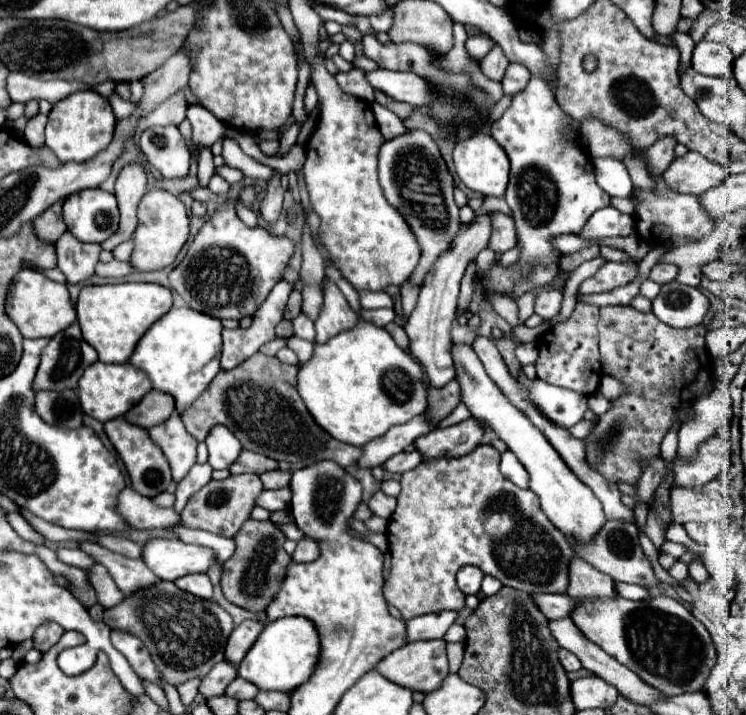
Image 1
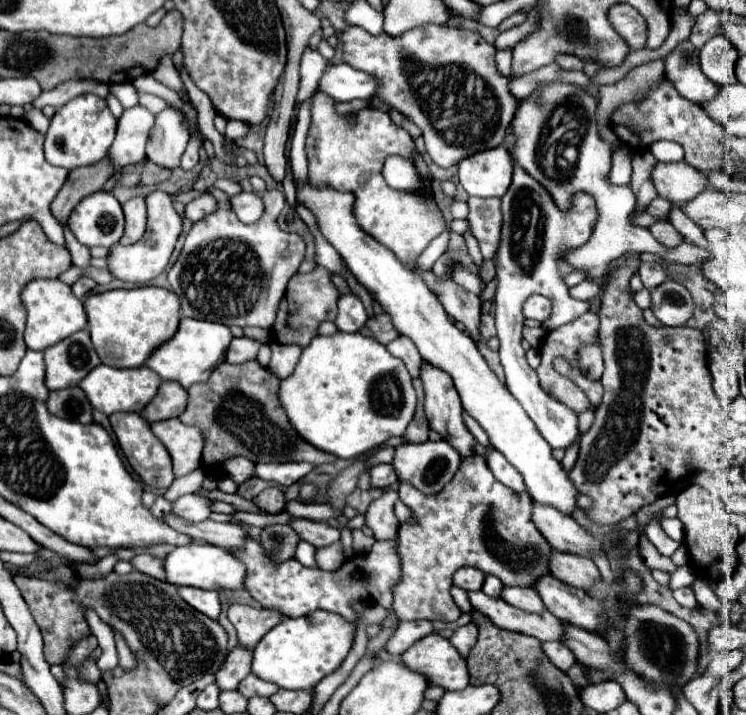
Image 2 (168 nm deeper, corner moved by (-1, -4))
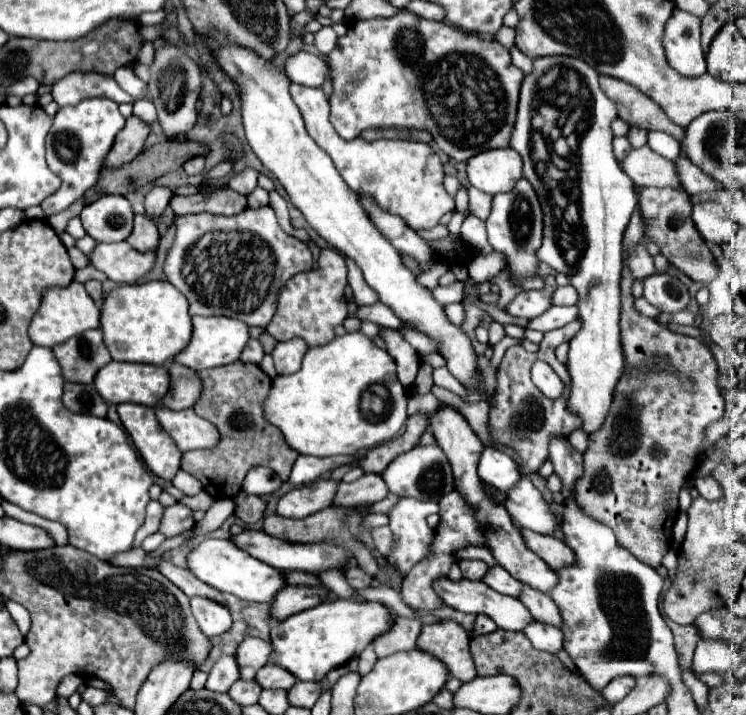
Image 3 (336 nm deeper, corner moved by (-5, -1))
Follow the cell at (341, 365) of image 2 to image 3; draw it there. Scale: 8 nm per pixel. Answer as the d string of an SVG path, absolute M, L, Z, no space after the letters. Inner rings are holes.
M363 332L335 336L323 346L309 348L301 370L291 376L273 378L269 398L265 400L265 416L269 422L281 428L289 446L305 456L357 456L391 440L407 420L409 392L397 378L397 364L387 350L375 346L375 342Z

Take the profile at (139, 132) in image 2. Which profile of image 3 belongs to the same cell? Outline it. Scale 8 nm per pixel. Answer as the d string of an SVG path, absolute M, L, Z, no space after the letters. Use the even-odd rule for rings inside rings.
M139 100L133 104L133 116L141 118L147 126L153 126L157 122L157 111L151 101Z

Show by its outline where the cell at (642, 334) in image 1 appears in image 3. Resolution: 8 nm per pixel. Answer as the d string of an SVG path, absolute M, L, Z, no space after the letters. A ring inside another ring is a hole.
M639 208L633 212L631 222L623 234L623 274L621 274L621 346L625 356L623 374L615 386L613 402L603 426L589 436L589 446L583 454L583 476L575 482L575 500L579 508L611 526L617 536L617 542L625 546L635 558L657 568L661 566L665 554L671 546L671 526L679 512L677 498L685 480L693 478L693 472L705 458L705 430L709 424L717 422L725 414L725 400L719 392L717 376L719 366L713 352L693 336L681 336L671 330L665 330L657 320L647 318L635 310L635 298L631 294L633 274L627 266L631 250L639 244L645 244L645 222ZM655 358L667 358L669 364L661 372L651 372L645 368L645 362Z

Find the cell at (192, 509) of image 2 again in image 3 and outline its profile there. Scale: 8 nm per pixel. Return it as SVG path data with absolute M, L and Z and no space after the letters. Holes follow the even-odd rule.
M181 502L169 506L163 514L163 520L161 520L161 530L165 536L179 536L183 532L187 532L189 528L195 526L195 520L193 520L193 510Z

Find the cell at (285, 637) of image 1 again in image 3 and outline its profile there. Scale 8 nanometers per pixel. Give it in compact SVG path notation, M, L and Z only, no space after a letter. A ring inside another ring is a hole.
M335 600L323 602L315 608L303 610L293 614L271 628L271 664L283 666L291 672L297 680L311 680L321 682L333 668L347 664L351 658L359 656L365 646L385 634L393 624L393 618L385 610L381 602L349 602L349 600Z

